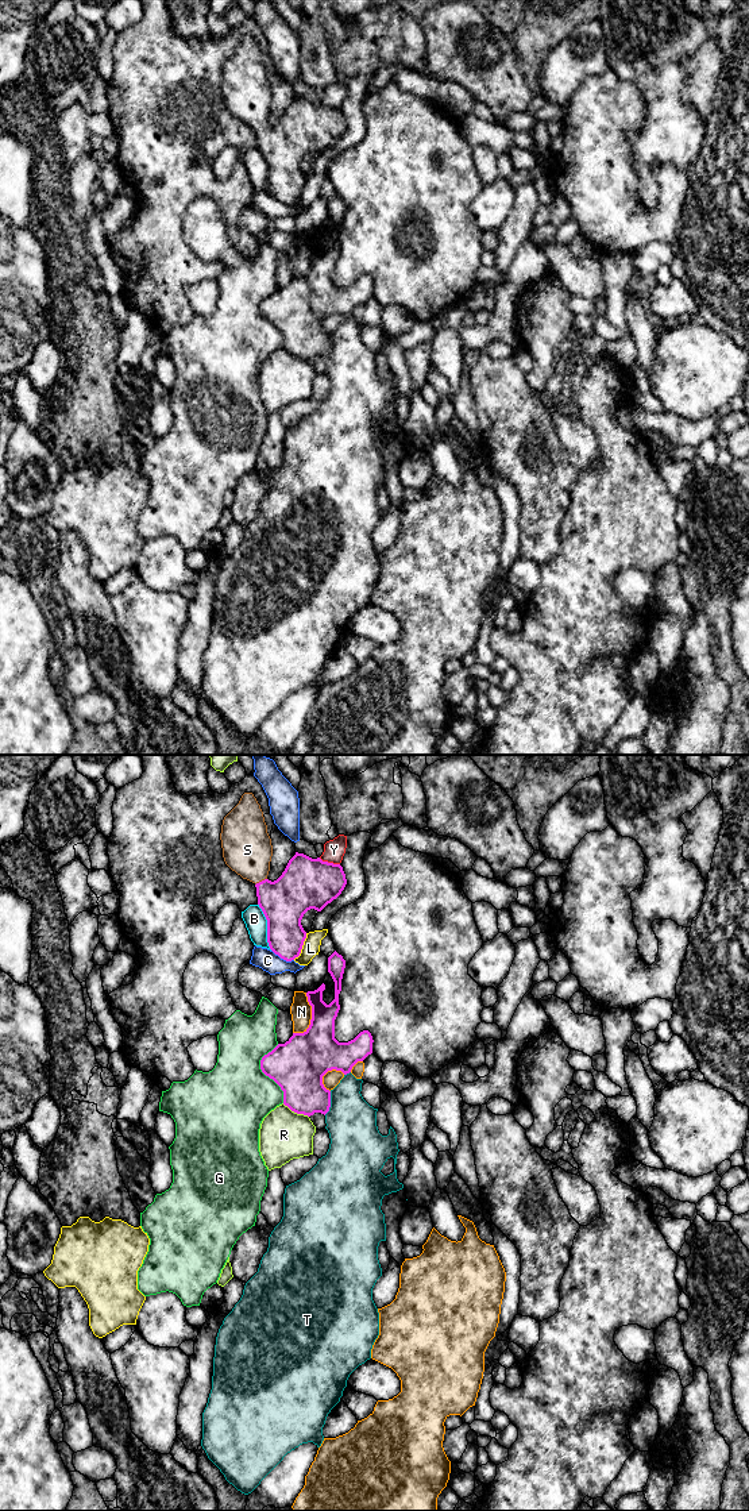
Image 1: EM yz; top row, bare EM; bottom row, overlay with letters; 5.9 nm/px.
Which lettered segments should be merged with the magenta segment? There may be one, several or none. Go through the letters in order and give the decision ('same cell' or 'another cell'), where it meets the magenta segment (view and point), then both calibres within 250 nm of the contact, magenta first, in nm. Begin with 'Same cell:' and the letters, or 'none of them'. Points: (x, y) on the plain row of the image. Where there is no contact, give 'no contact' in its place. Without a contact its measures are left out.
Same cell: S
B: another cell | yz (267, 170) | 280/130 nm
C: another cell | yz (282, 201) | 220/120 nm
G: another cell | yz (265, 317) | 320/440 nm
L: another cell | yz (301, 191) | 240/100 nm
N: another cell | yz (312, 261) | 300/130 nm
R: another cell | yz (296, 355) | 300/300 nm
S: same cell | yz (262, 124) | 300/300 nm
T: another cell | yz (329, 347) | 280/300 nm
Y: another cell | yz (329, 107) | 300/130 nm

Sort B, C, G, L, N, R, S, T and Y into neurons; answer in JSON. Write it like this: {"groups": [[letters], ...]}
{"groups": [["B", "N"], ["C"], ["G"], ["L"], ["R"], ["S"], ["T"], ["Y"]]}

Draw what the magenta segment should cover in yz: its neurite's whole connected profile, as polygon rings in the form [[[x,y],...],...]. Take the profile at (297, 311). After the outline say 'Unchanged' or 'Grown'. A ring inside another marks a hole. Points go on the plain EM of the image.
[[[335,194],[328,201],[328,216],[335,226],[335,243],[329,248],[323,244],[324,227],[317,234],[308,235],[308,246],[312,250],[309,271],[304,277],[293,277],[285,288],[278,288],[260,304],[262,316],[283,335],[283,348],[297,358],[310,361],[314,356],[321,356],[325,359],[331,351],[331,335],[324,331],[323,320],[332,313],[347,319],[358,305],[363,305],[372,297],[374,284],[368,274],[360,275],[348,286],[339,286],[335,282],[335,263],[340,254],[339,238],[341,235],[344,212],[345,204]]]. Unchanged

